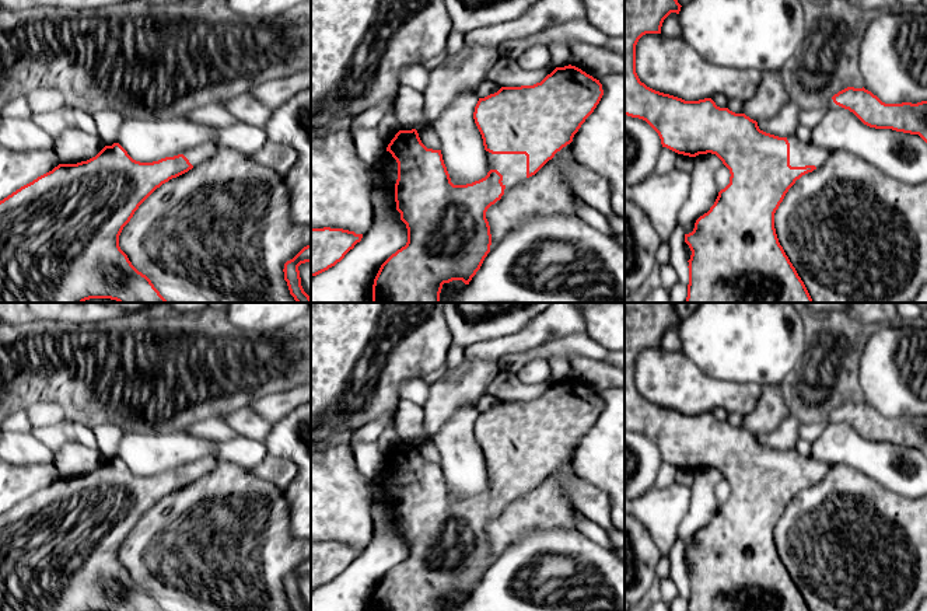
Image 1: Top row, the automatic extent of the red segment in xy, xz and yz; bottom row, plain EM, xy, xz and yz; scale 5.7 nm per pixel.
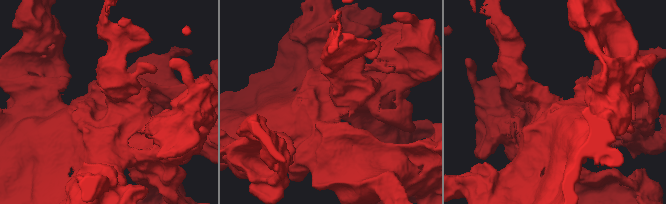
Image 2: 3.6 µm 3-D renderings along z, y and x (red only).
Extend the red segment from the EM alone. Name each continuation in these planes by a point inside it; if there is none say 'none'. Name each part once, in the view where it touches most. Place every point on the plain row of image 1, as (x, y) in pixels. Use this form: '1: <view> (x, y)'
1: xz (513, 481)

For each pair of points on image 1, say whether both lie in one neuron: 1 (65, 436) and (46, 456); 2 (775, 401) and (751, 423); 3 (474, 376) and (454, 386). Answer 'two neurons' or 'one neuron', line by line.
1: two neurons
2: one neuron
3: one neuron

